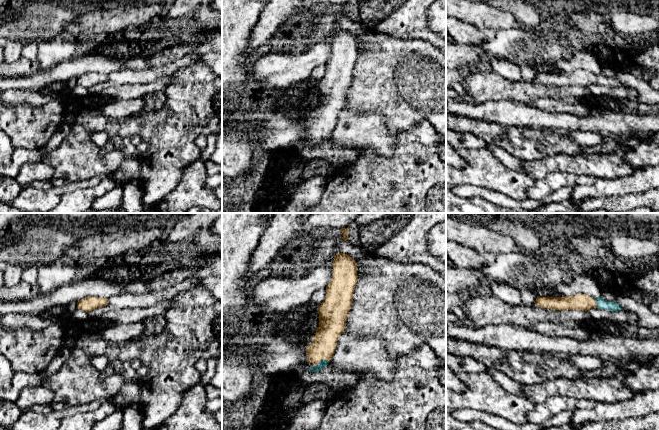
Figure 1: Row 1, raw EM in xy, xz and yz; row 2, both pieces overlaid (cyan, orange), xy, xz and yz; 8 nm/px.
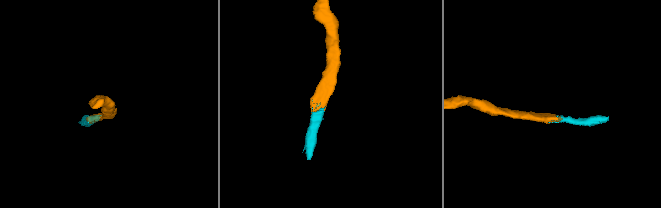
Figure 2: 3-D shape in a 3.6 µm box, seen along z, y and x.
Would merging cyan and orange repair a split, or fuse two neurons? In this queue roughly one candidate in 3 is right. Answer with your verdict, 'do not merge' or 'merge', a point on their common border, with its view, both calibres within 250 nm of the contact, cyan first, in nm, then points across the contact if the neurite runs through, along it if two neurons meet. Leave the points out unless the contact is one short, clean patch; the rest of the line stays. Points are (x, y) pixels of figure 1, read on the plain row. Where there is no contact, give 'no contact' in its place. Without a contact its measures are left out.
merge | yz (596, 77) | 80/130 nm | across yz (601, 79), (596, 77), (583, 78)

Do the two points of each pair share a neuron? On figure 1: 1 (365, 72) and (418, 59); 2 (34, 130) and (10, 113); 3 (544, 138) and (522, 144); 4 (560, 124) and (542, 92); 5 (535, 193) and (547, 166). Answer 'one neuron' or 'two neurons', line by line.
1: one neuron
2: one neuron
3: one neuron
4: two neurons
5: two neurons

